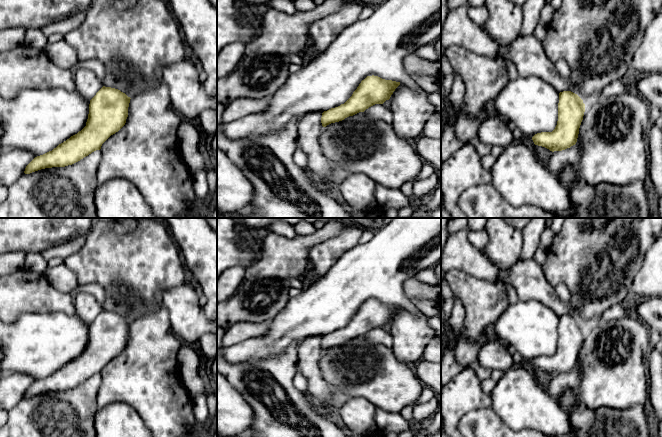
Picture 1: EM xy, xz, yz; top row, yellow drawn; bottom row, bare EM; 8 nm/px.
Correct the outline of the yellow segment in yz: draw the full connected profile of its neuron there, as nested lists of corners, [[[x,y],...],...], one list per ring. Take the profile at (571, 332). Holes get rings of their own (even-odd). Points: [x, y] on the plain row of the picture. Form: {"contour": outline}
{"contour": [[[571,315],[559,317],[558,345],[552,356],[537,357],[532,361],[535,369],[550,375],[562,375],[577,366],[579,352],[583,344],[585,328]]]}

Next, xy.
{"contour": [[[103,310],[90,324],[86,350],[52,375],[35,381],[24,397],[72,389],[96,374],[126,347],[130,321],[118,313]]]}

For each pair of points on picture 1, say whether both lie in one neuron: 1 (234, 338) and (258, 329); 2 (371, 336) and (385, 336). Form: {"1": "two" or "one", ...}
{"1": "one", "2": "one"}

